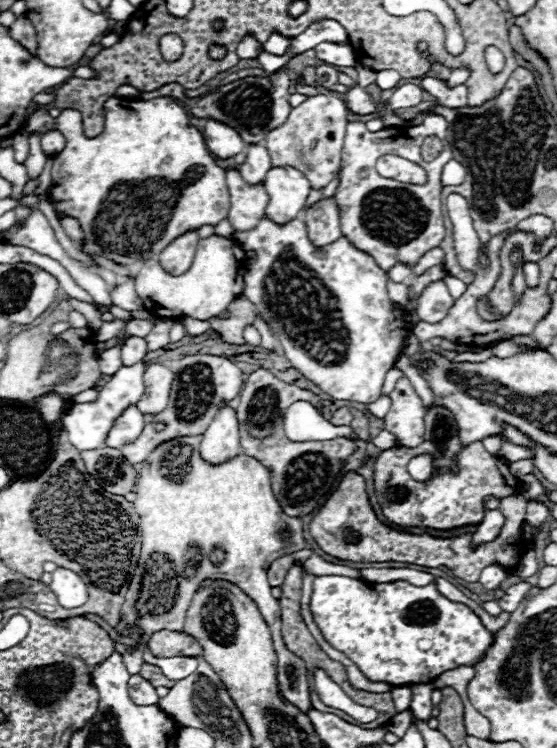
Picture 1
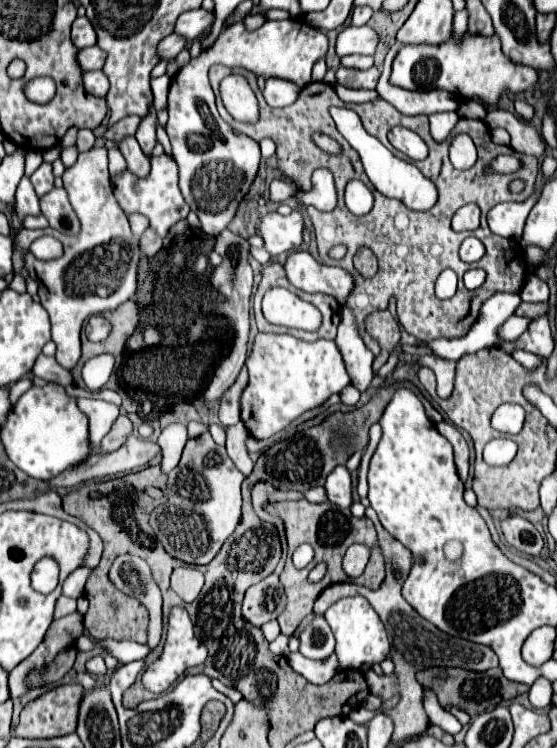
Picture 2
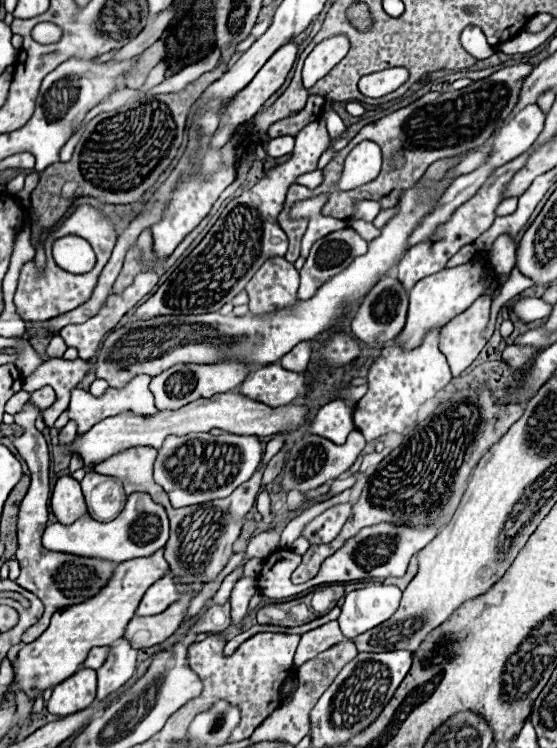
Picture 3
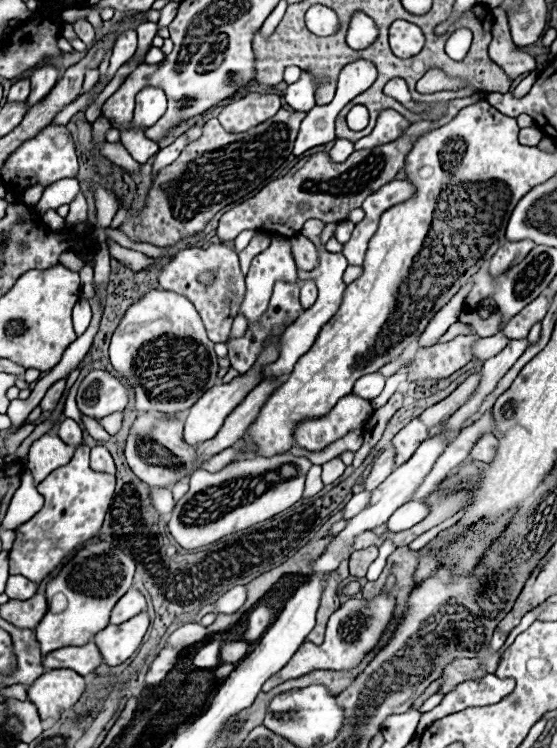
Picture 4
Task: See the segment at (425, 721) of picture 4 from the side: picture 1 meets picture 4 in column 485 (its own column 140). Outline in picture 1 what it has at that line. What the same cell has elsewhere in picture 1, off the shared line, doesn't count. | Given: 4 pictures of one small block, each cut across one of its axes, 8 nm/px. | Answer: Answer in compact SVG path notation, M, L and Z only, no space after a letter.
M134 674L130 676L130 682L128 682L128 696L132 698L134 704L140 704L140 706L148 706L148 704L158 704L158 694L156 694L156 688L144 680L140 674Z

